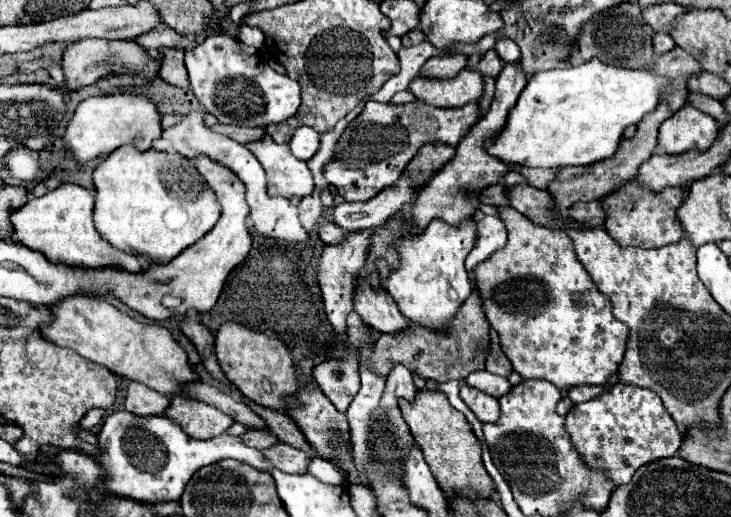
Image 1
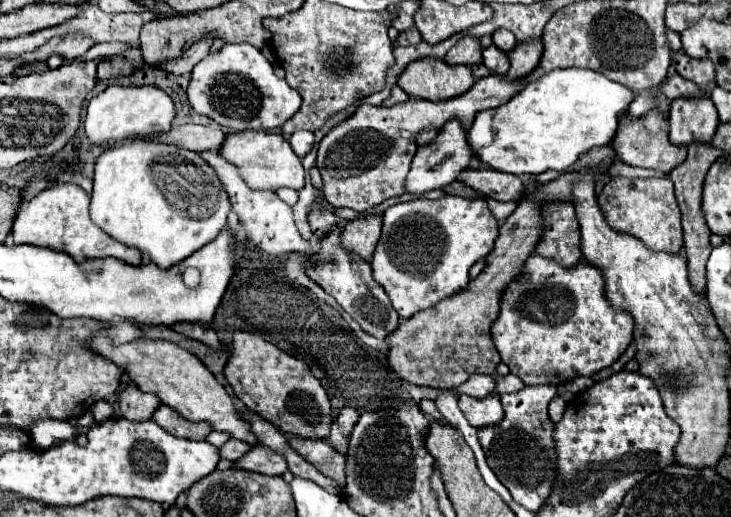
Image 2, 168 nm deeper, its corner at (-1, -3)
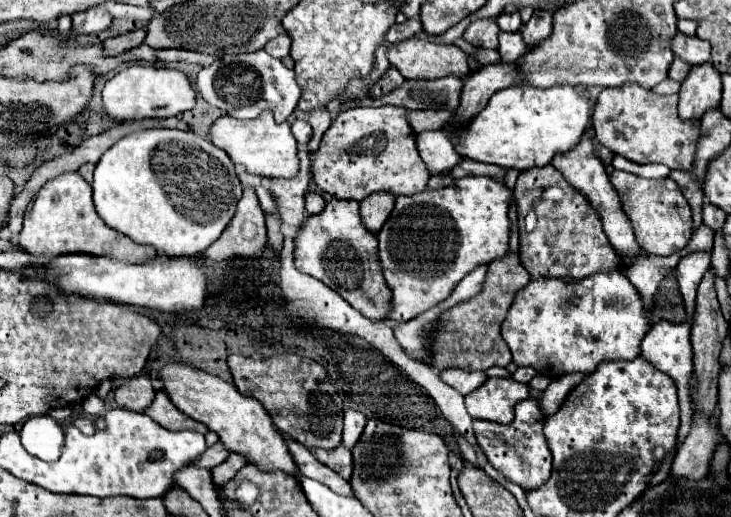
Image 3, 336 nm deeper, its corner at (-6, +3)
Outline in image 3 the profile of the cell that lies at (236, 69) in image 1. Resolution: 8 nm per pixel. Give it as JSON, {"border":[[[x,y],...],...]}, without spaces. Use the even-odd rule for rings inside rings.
{"border":[[[264,49],[216,59],[210,67],[204,67],[198,73],[196,91],[210,105],[236,119],[254,119],[262,113],[262,109],[272,109],[278,123],[286,121],[294,113],[300,99],[300,85],[296,83],[294,71],[288,69],[280,59],[270,57]]]}

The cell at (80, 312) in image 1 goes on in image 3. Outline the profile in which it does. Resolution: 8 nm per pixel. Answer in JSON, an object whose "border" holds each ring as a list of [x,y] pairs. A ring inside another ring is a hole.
{"border":[[[184,363],[166,365],[160,371],[160,379],[164,381],[164,389],[170,395],[172,403],[194,421],[200,421],[210,431],[218,433],[220,441],[230,453],[242,455],[250,465],[256,465],[266,473],[284,471],[286,475],[292,477],[298,473],[298,467],[288,451],[284,435],[274,427],[270,415],[256,399],[244,397],[238,393],[234,385],[222,381],[220,377],[198,371]]]}

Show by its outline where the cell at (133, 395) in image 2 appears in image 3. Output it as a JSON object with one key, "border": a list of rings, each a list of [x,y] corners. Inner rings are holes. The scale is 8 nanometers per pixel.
{"border":[[[132,377],[122,381],[114,393],[120,407],[142,413],[154,401],[156,389],[148,377]]]}

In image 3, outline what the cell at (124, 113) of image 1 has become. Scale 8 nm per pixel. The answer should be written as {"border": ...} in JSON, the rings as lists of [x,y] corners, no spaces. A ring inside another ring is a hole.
{"border":[[[130,65],[114,75],[104,91],[104,111],[108,117],[118,121],[144,119],[144,117],[174,117],[178,113],[190,111],[196,105],[196,89],[190,79],[178,69],[166,69],[156,65]]]}

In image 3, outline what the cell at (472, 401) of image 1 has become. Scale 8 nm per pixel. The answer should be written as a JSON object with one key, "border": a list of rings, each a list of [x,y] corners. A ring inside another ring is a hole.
{"border":[[[490,377],[482,387],[466,395],[466,409],[472,419],[488,419],[508,425],[514,419],[514,405],[530,397],[530,387],[512,377]]]}

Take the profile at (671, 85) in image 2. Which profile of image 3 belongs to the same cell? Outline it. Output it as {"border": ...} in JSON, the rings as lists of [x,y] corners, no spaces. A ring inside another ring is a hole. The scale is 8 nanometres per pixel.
{"border":[[[674,57],[674,61],[670,63],[670,69],[668,69],[668,77],[676,79],[676,81],[684,81],[688,71],[690,71],[690,65],[686,65],[680,57]]]}

